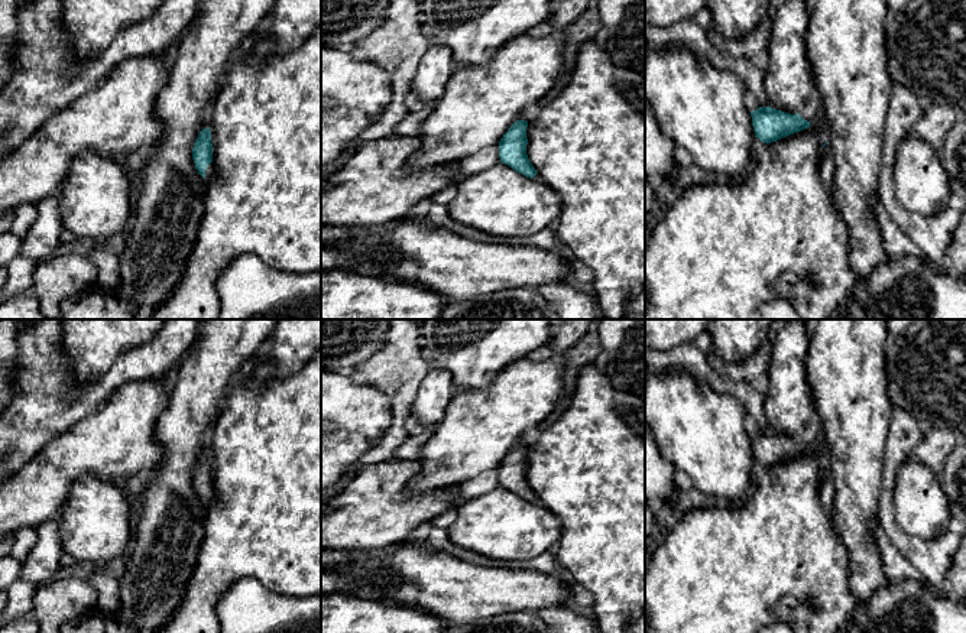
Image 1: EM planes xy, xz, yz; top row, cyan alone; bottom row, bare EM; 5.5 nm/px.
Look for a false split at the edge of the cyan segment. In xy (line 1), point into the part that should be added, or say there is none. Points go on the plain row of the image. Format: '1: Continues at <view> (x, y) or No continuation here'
1: Continues at xy (211, 493)

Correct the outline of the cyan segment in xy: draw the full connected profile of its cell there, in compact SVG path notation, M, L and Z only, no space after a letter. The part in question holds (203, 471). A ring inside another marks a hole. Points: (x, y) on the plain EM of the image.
M210 451L202 452L192 471L192 483L198 497L207 504L217 501L217 490L213 484L213 467Z

